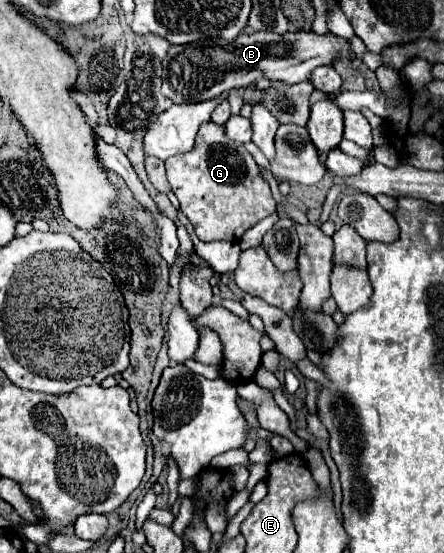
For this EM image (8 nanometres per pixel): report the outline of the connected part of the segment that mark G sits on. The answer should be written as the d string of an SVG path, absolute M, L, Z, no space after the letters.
M214 122L200 126L190 152L166 160L166 172L170 188L180 202L180 212L190 220L194 234L202 242L238 242L248 228L276 212L270 186L262 178L262 172L258 174L254 158L246 152L244 144L230 140L222 126Z

